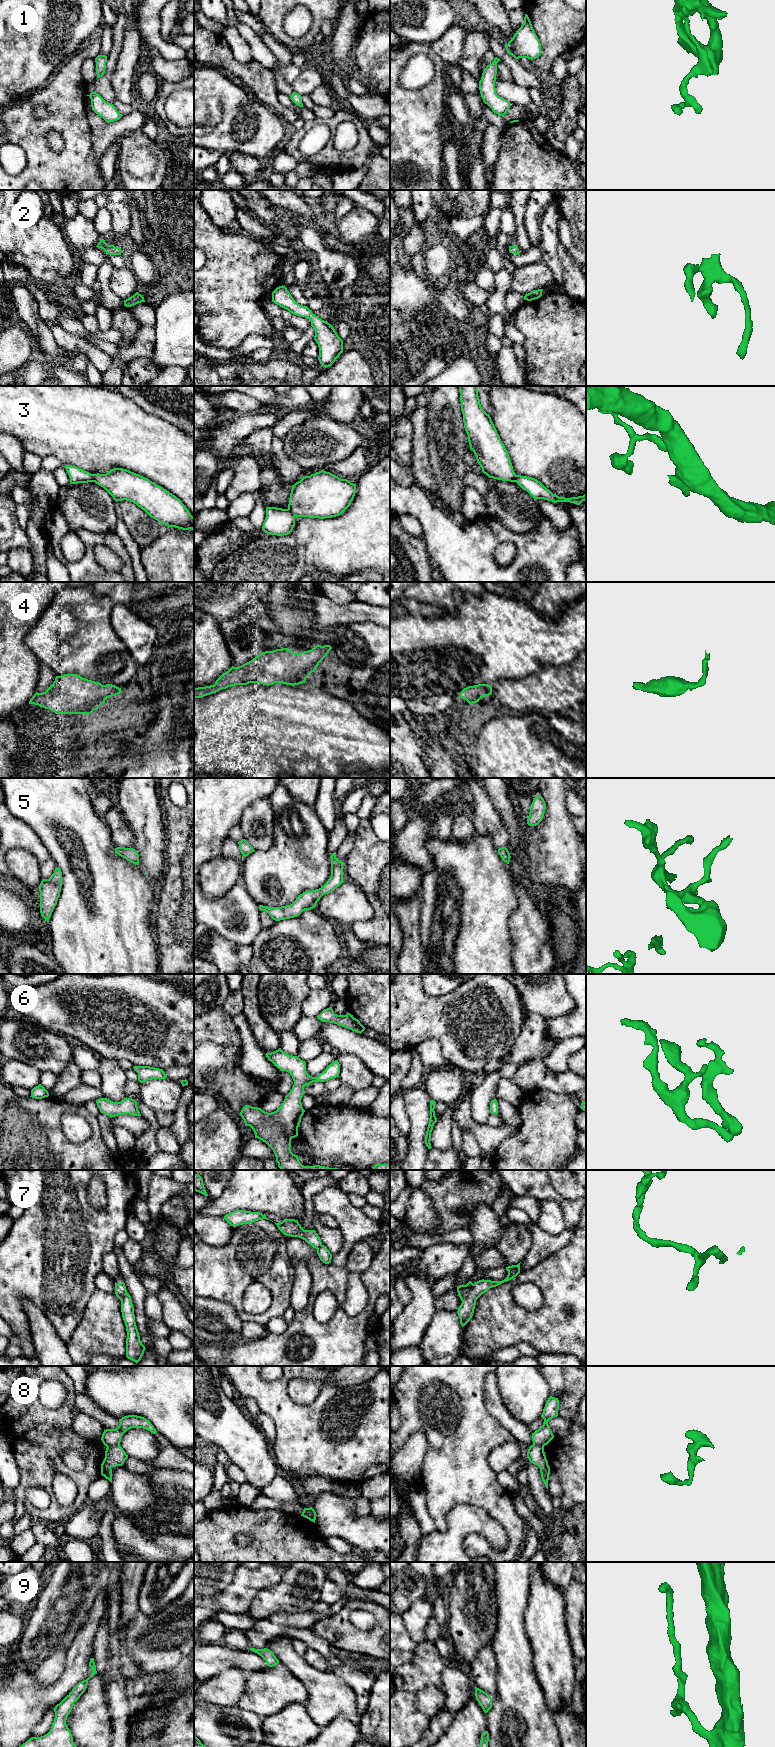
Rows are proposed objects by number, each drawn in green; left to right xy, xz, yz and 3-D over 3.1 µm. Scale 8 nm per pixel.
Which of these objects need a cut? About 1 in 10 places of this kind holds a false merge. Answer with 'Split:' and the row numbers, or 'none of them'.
Split: 7

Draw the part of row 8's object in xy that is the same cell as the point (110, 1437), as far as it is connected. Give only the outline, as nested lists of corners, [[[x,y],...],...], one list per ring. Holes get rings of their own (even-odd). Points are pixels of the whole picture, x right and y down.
[[[128,1415],[119,1419],[116,1429],[104,1430],[101,1440],[107,1447],[101,1464],[101,1475],[112,1483],[112,1467],[122,1466],[128,1455],[120,1446],[123,1434],[131,1428],[143,1428],[156,1434],[157,1431],[149,1420],[137,1415]]]

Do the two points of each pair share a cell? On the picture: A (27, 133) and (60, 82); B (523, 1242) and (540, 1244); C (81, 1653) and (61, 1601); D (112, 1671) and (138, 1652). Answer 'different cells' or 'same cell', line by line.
A: same cell
B: different cells
C: different cells
D: different cells

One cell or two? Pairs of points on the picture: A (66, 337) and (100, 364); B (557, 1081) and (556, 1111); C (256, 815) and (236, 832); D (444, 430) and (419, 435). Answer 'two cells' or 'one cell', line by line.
A: one cell
B: two cells
C: two cells
D: two cells

